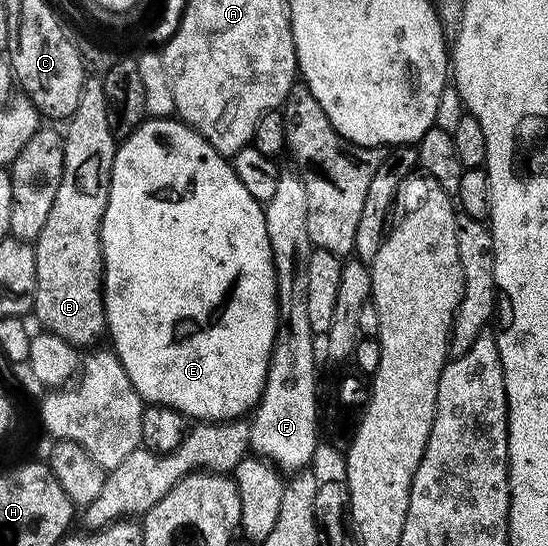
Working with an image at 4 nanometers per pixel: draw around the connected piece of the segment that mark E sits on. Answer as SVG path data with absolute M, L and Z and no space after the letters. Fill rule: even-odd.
M148 118L141 122L137 130L129 138L123 139L117 145L116 159L112 165L112 187L108 193L108 207L104 213L104 222L100 225L100 240L104 247L104 316L106 319L106 330L112 334L114 353L119 358L122 368L126 368L126 376L130 376L130 384L139 392L145 403L155 404L157 406L168 406L172 410L189 419L202 418L198 420L207 420L209 423L218 423L225 420L236 420L241 417L244 406L251 407L254 402L254 395L261 395L264 390L264 381L267 379L268 366L272 363L272 350L276 347L276 332L280 325L280 307L276 297L276 269L272 263L272 249L270 248L270 236L266 232L266 220L264 219L264 206L242 188L242 180L232 171L231 161L225 155L220 154L213 146L191 126L171 118Z

